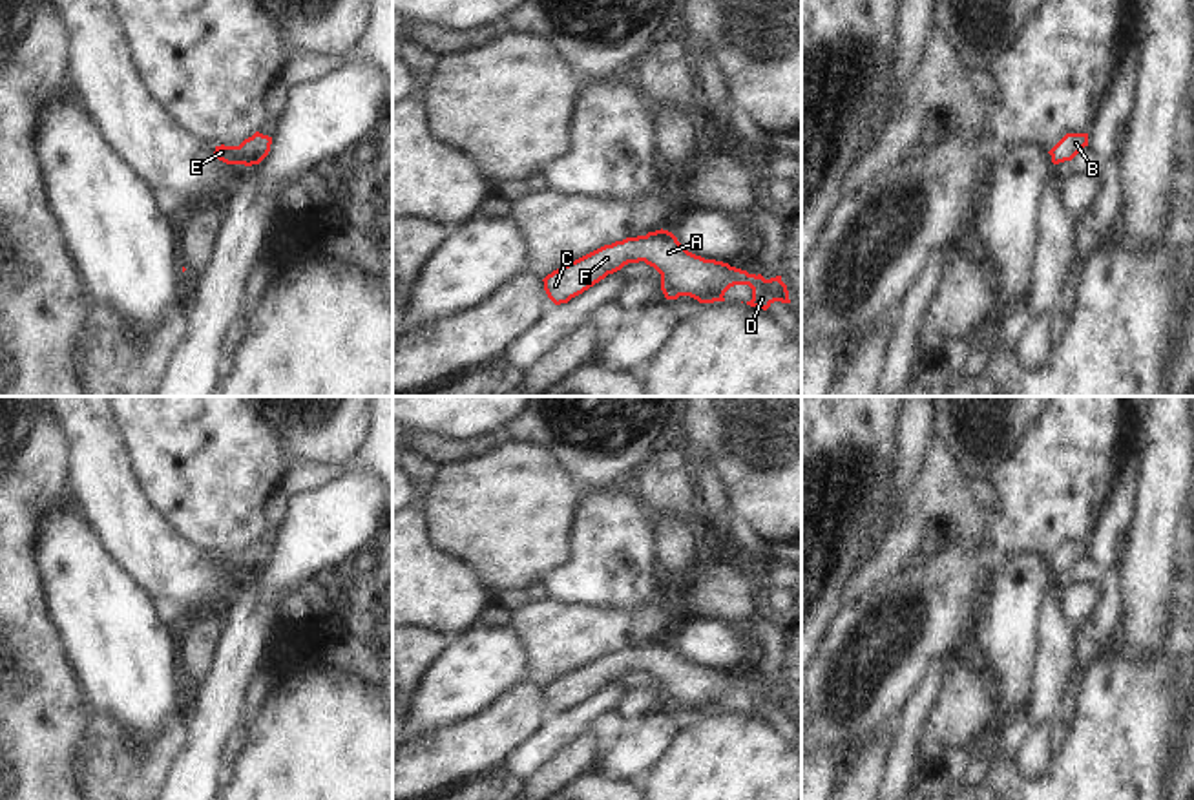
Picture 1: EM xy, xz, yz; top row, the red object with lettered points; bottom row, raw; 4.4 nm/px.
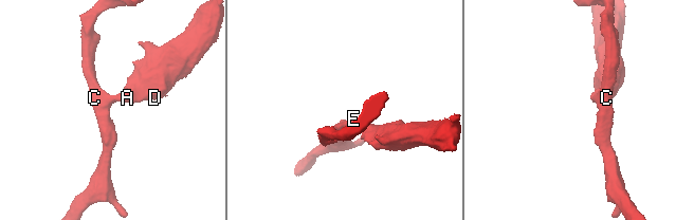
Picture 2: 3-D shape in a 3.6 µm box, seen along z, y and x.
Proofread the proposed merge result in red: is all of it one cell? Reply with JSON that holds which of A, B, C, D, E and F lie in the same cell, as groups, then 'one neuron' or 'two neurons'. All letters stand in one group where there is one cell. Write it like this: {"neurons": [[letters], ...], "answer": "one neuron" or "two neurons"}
{"neurons": [["A", "B", "C", "D", "E", "F"]], "answer": "one neuron"}

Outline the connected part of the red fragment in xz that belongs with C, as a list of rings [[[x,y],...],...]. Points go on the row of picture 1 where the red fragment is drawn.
[[[663,228],[604,245],[553,270],[542,279],[544,290],[555,305],[568,303],[608,274],[639,261],[661,274],[661,290],[666,300],[690,296],[699,303],[725,301],[723,296],[730,287],[749,285],[752,300],[747,305],[750,307],[767,311],[774,301],[791,303],[781,276],[765,279],[761,274],[749,274],[728,263],[696,256]]]

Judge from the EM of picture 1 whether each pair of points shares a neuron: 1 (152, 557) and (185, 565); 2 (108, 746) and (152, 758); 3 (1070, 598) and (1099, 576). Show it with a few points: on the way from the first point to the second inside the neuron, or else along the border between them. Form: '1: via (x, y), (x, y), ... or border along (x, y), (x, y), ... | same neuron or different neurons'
1: via (159, 559), (165, 565), (178, 565) | same neuron
2: via (119, 757), (141, 758) | same neuron
3: border along (1078, 579), (1098, 592), (1096, 607), (1079, 625) | different neurons

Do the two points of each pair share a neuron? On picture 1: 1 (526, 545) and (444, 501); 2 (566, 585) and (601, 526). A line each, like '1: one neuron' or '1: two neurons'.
1: one neuron
2: one neuron

